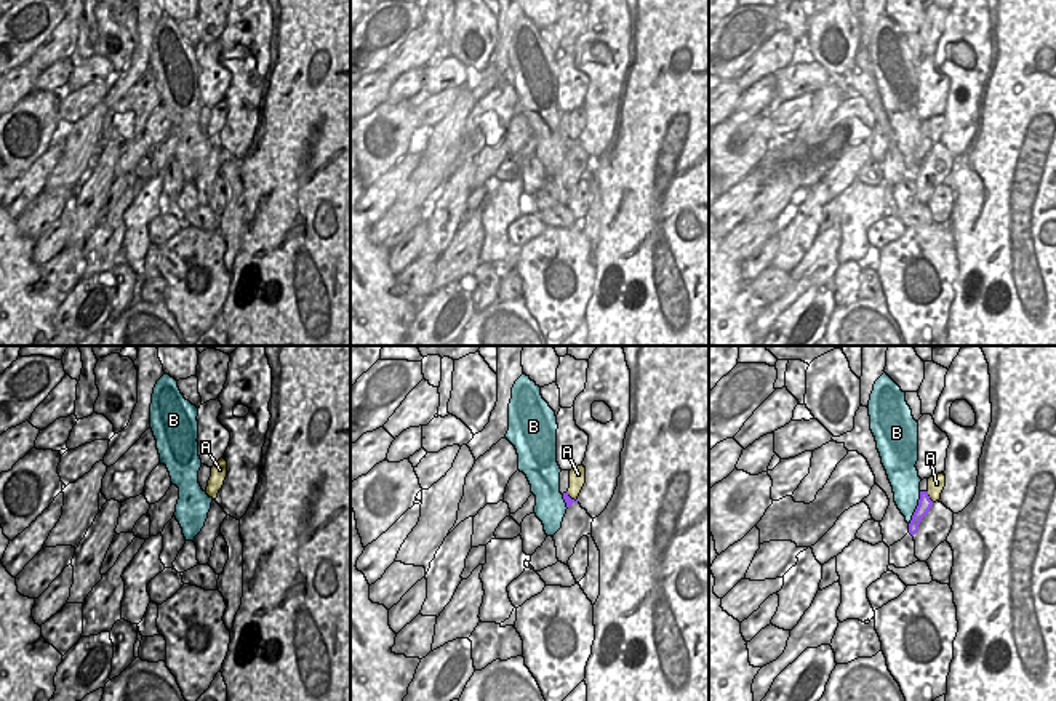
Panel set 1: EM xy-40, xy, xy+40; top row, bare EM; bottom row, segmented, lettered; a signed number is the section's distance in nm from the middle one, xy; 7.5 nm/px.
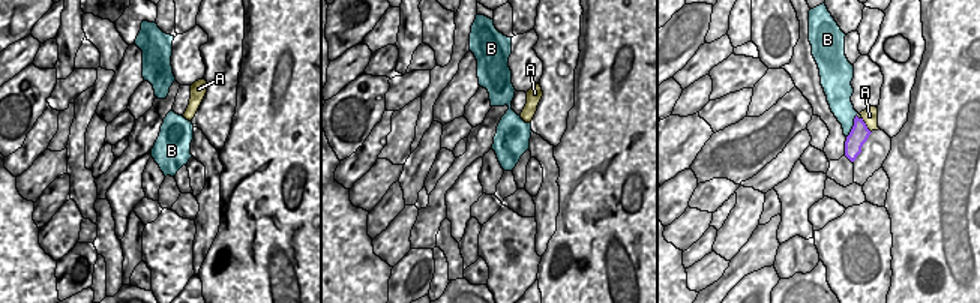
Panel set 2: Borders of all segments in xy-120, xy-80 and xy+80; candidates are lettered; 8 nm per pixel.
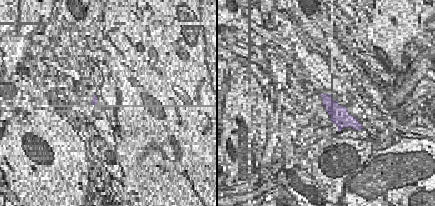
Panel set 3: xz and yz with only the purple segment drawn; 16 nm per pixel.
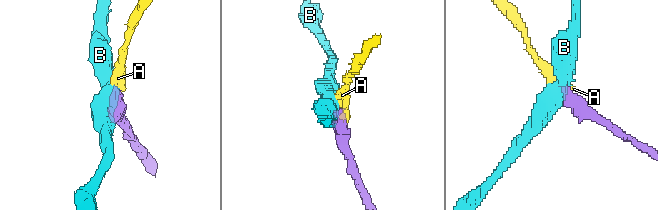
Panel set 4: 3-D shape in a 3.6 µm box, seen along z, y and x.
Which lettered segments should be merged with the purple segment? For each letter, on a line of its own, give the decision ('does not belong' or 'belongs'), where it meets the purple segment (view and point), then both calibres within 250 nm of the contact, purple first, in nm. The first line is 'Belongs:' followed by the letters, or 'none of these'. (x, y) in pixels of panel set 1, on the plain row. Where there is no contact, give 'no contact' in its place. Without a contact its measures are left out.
Belongs: A
A: belongs; contact xy+40 (928, 138); calibres 100 and 130 nm
B: does not belong; contact xy+40 (917, 149); calibres 100 and 220 nm

